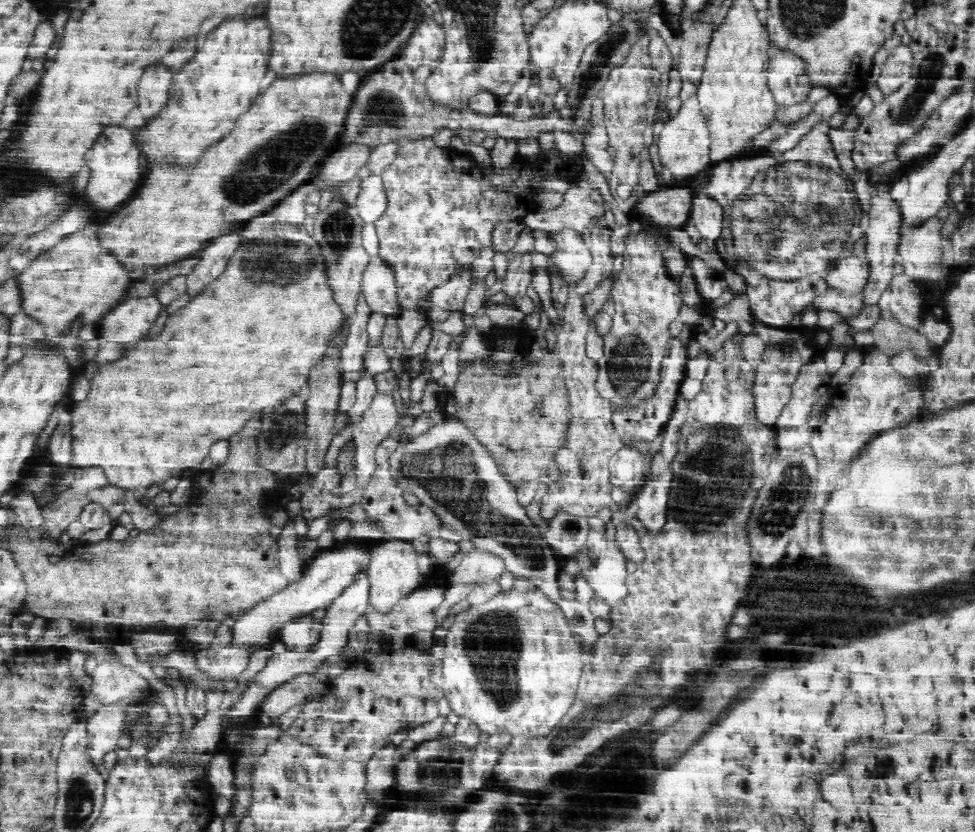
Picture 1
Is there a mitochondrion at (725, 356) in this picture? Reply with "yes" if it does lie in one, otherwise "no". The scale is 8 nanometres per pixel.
no

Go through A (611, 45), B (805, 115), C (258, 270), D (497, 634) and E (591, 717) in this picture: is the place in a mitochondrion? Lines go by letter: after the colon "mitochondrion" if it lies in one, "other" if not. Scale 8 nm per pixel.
A: mitochondrion
B: other
C: mitochondrion
D: mitochondrion
E: mitochondrion

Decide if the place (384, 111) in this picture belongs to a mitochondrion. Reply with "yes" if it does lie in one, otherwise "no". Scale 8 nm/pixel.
yes

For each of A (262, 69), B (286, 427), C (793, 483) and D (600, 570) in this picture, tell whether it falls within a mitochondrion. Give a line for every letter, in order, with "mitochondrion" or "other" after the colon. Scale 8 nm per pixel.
A: other
B: mitochondrion
C: mitochondrion
D: other

